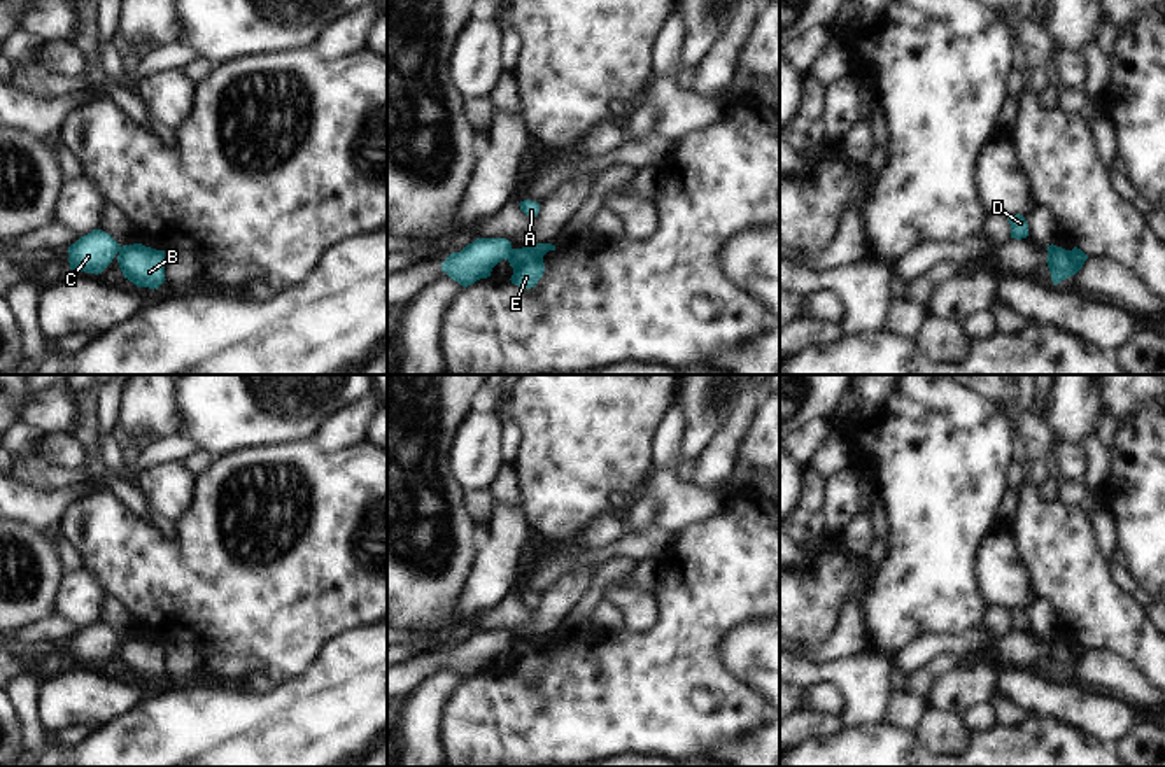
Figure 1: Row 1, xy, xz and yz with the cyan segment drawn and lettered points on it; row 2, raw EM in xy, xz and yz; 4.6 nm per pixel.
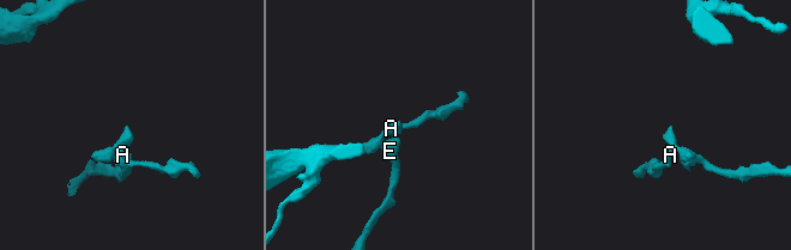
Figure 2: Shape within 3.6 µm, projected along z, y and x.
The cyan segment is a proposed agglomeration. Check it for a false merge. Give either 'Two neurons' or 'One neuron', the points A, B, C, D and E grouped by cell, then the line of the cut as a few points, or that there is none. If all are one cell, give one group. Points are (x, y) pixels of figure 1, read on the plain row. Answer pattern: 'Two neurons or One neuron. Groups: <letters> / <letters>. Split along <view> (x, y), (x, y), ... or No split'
Two neurons. Groups: A C D / B E. Split along xz (512, 641), (507, 650)

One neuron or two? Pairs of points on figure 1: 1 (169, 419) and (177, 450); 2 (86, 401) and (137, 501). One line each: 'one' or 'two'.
1: two
2: one

